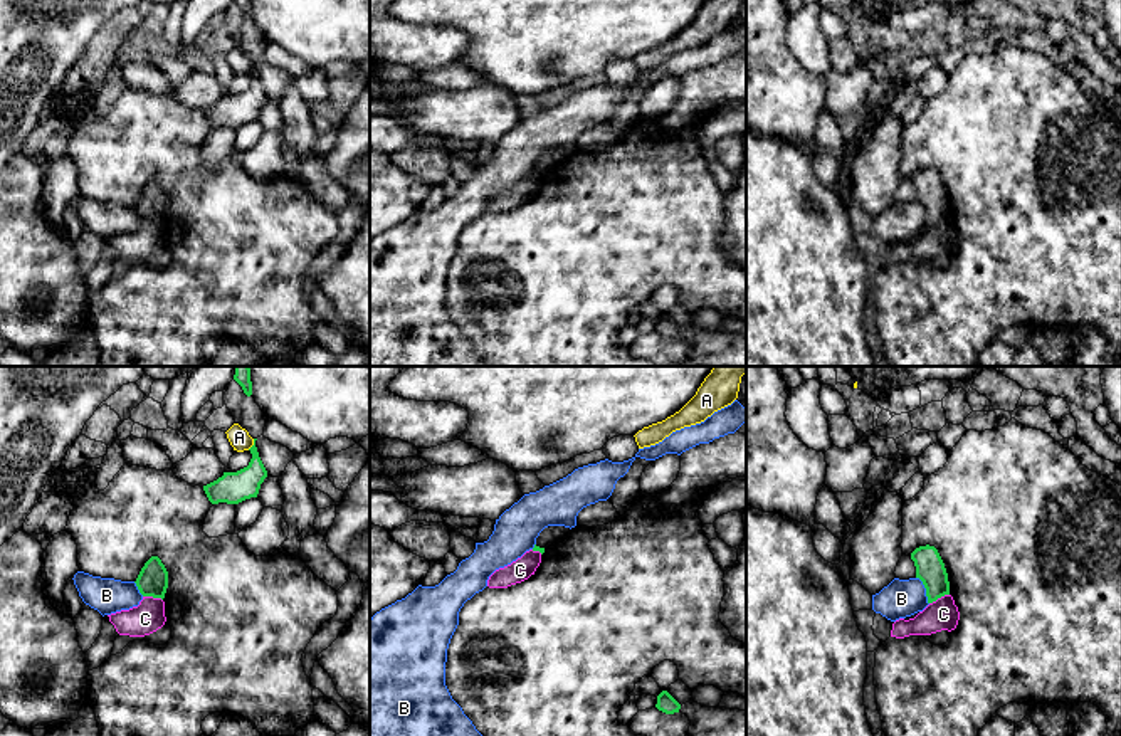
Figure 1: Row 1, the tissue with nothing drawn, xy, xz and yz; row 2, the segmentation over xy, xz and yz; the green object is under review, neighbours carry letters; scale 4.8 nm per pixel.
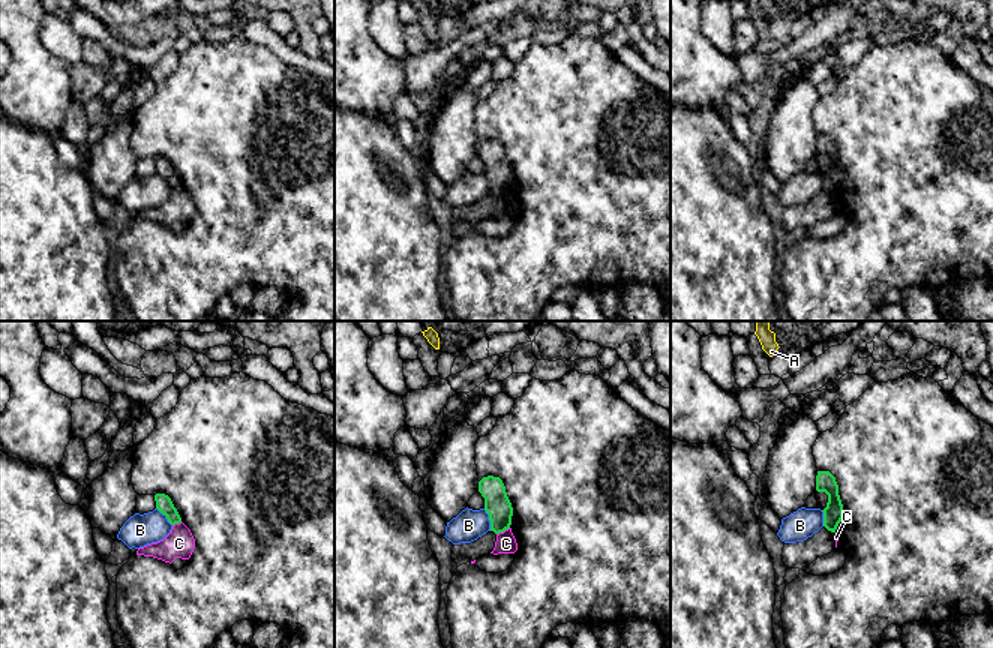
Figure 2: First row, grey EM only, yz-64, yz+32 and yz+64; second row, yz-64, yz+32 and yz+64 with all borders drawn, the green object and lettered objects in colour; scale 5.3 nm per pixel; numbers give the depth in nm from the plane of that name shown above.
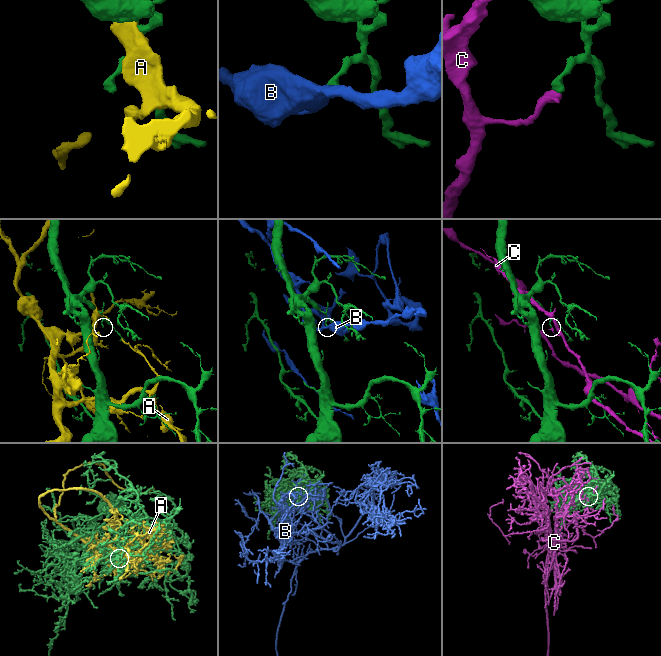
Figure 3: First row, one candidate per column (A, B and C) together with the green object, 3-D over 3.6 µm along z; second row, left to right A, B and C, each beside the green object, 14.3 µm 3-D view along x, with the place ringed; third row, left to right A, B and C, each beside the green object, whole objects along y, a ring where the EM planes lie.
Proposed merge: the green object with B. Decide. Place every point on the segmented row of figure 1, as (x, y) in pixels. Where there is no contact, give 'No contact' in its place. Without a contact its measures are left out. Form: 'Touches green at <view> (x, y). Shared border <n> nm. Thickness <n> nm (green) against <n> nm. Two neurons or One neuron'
Touches green at yz (926, 590). Shared border 150 nm. Thickness 140 nm (green) against 180 nm. Two neurons

